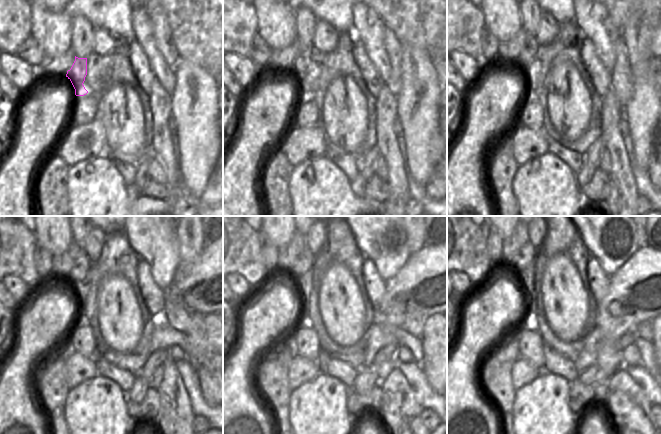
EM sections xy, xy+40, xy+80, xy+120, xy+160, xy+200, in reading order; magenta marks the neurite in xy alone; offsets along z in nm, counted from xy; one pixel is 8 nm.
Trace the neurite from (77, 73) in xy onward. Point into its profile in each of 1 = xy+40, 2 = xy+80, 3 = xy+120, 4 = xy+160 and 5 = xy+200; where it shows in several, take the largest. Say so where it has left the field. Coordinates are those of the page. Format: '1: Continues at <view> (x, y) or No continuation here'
1: Continues at xy+40 (304, 52)
2: Continues at xy+80 (528, 42)
3: Continues at xy+120 (80, 265)
4: Continues at xy+160 (303, 263)
5: Continues at xy+200 (526, 256)

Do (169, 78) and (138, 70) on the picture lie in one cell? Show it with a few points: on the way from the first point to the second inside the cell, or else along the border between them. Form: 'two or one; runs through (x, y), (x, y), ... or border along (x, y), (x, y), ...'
two; border along (144, 52), (155, 77)

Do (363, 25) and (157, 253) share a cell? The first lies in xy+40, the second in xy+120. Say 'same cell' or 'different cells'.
same cell

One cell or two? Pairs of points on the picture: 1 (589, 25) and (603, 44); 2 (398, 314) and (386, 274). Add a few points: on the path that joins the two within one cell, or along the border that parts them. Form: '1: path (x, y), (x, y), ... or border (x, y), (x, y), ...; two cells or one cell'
1: path (594, 30), (603, 39); one cell
2: border (404, 263), (385, 282); two cells

